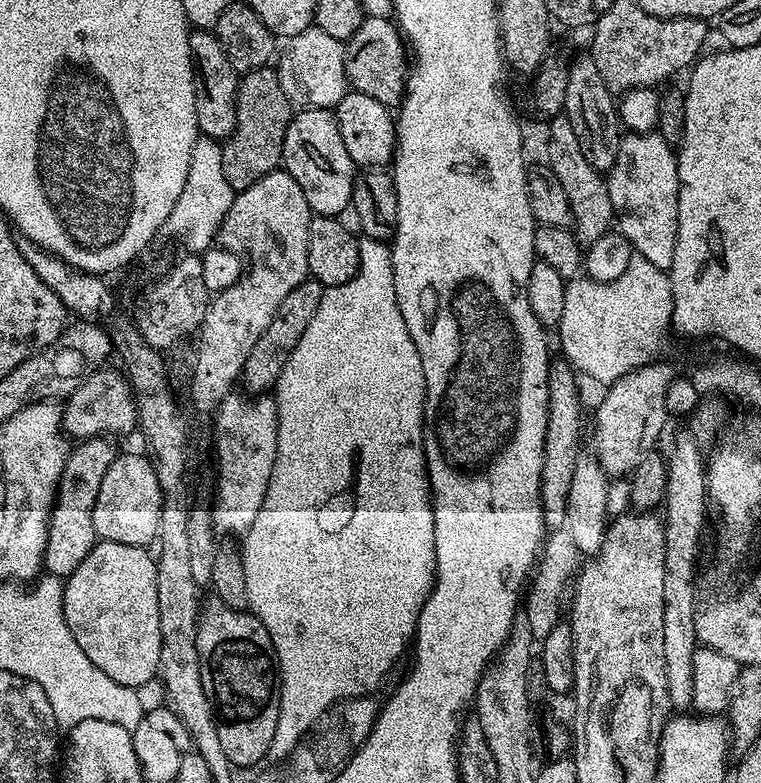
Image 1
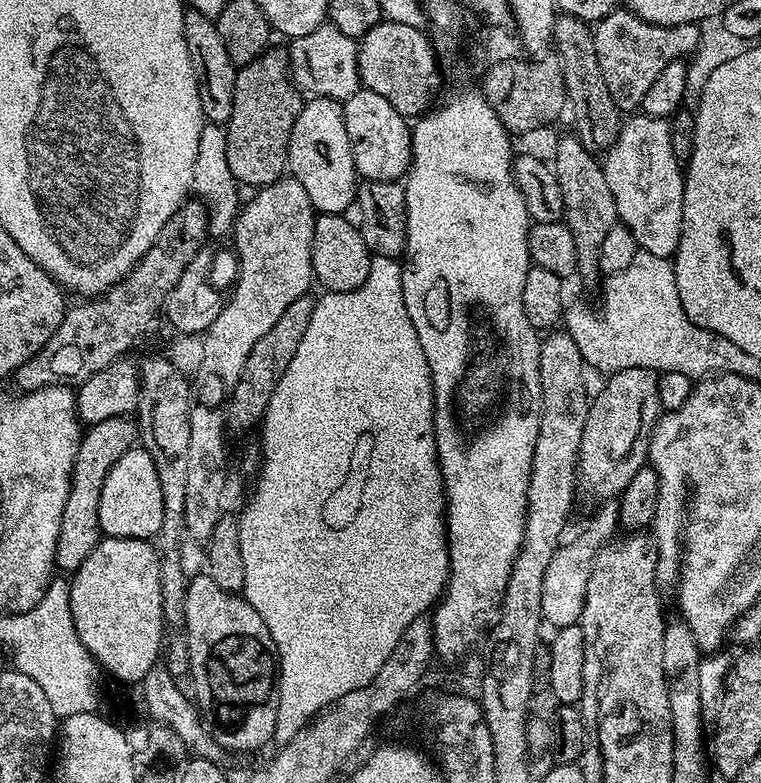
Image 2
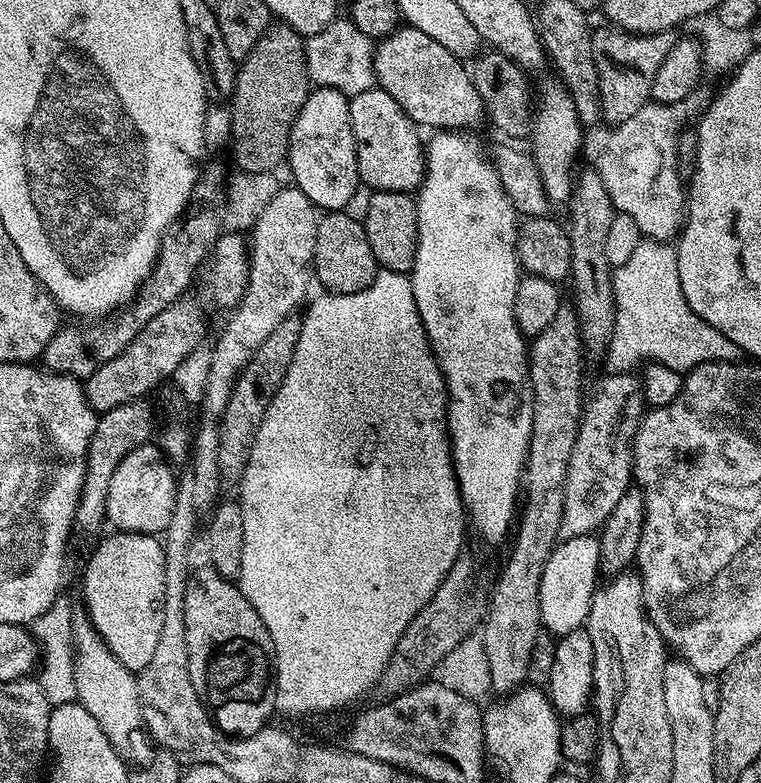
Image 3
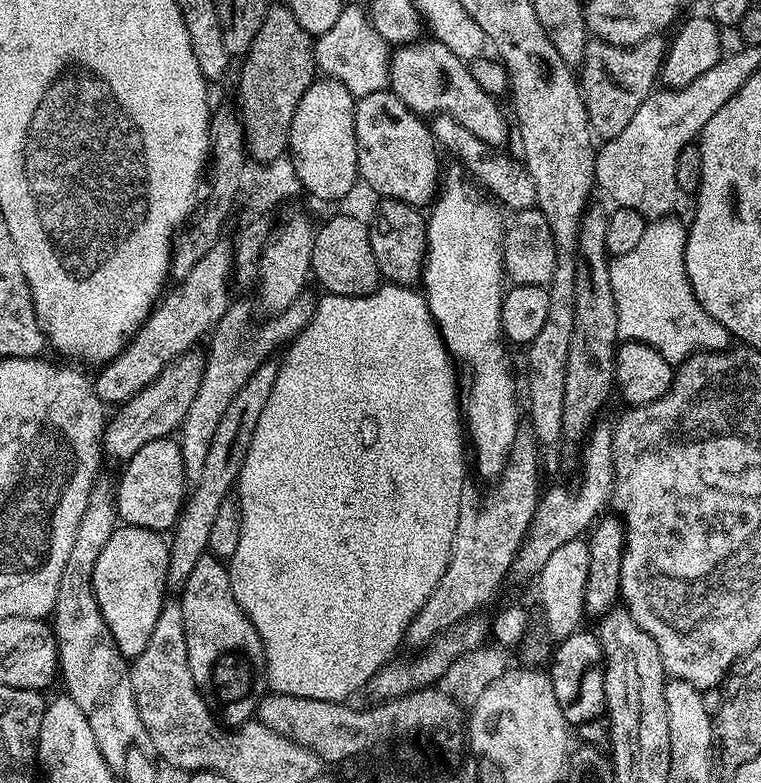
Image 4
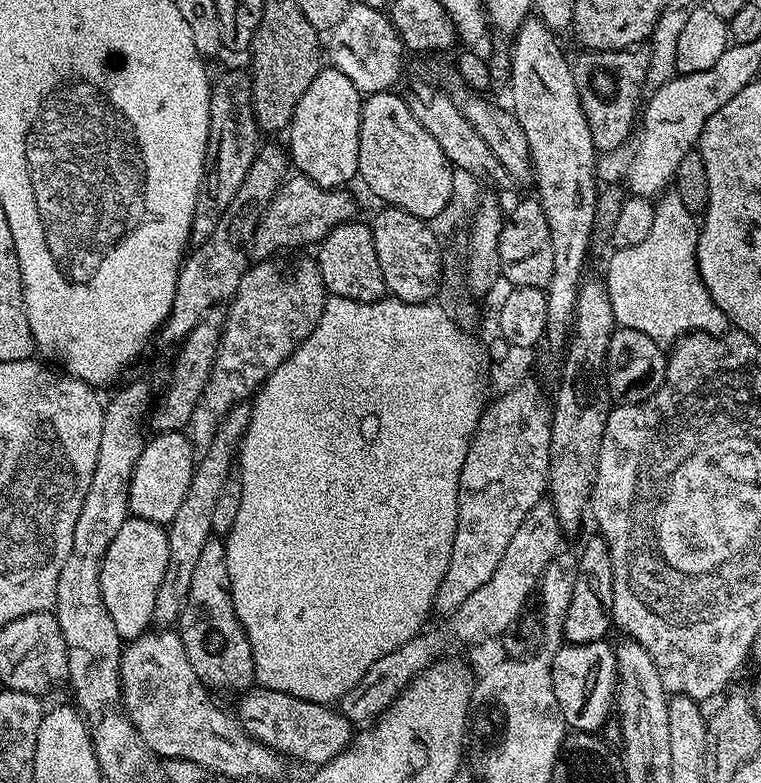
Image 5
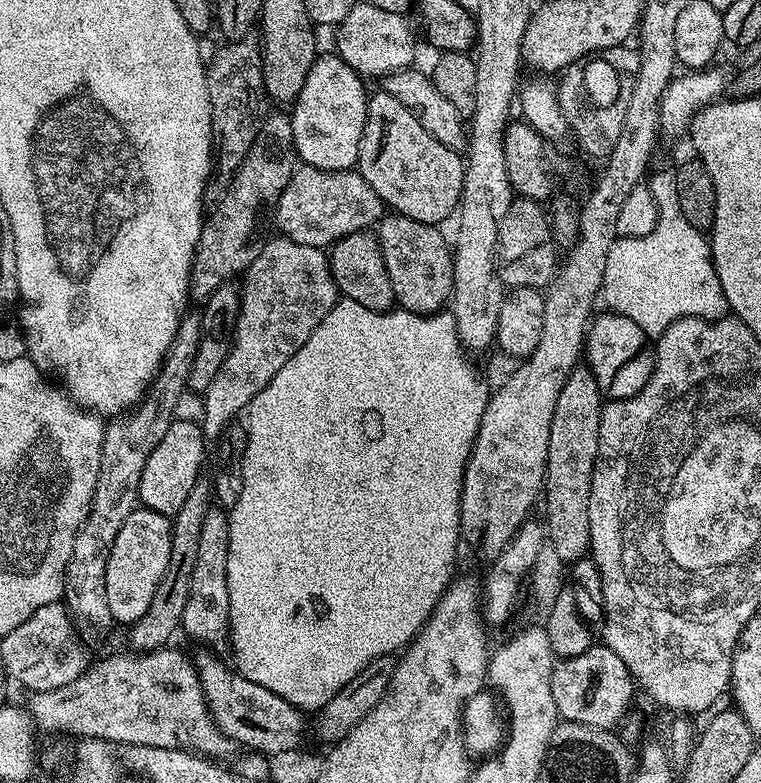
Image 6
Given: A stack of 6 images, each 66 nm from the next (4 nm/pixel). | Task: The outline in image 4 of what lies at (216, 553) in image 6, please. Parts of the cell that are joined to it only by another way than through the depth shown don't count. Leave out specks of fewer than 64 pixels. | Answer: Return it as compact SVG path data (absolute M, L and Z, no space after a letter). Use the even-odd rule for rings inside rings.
M211 554L198 558L194 570L190 570L182 585L184 593L178 596L182 606L182 618L186 630L186 650L190 662L190 674L194 674L194 682L204 695L204 701L213 713L225 725L239 726L247 724L257 715L261 700L269 691L268 663L262 646L262 638L258 630L254 630L254 622L238 606L234 598L234 590L230 586L230 574L225 561Z

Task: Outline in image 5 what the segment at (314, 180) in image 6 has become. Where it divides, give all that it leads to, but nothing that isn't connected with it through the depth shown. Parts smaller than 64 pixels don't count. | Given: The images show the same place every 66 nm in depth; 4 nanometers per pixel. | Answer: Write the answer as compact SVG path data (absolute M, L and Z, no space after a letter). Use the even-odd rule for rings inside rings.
M292 174L280 185L266 206L264 217L256 224L252 234L250 256L253 261L264 262L275 248L300 248L303 244L319 245L320 241L338 226L355 221L356 200L344 188L323 188L310 178Z

